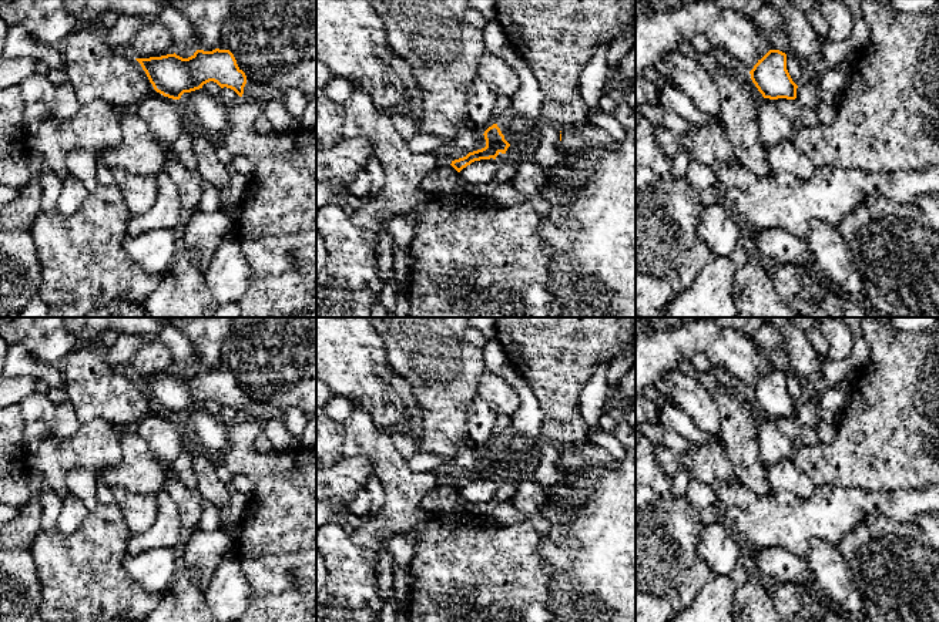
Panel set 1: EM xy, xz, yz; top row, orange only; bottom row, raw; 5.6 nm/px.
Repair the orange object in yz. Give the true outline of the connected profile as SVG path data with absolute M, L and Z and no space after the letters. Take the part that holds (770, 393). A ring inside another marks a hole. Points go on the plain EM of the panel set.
M769 369L749 390L751 399L764 417L795 418L798 404L787 389L787 373Z

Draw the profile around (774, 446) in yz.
M764 417L758 428L759 460L765 467L781 460L789 460L797 448L775 424L774 418Z

